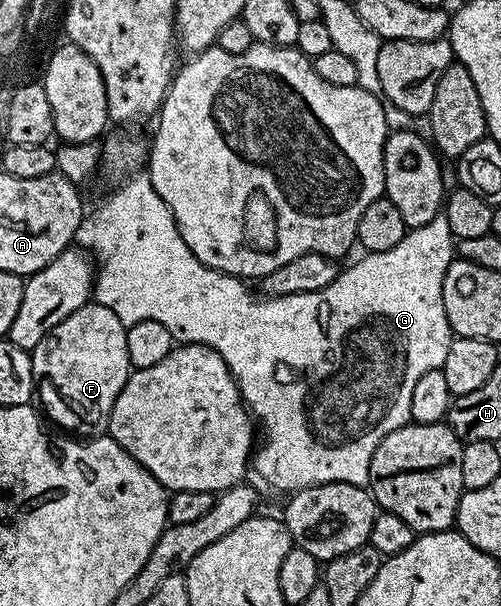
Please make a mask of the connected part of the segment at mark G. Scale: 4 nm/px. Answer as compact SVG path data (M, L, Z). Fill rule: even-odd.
M133 176L125 182L94 214L86 213L82 217L79 228L75 232L73 242L80 249L91 252L95 259L95 281L93 283L92 297L101 306L111 308L115 316L125 327L139 324L139 320L155 320L171 332L174 343L188 344L194 342L200 346L210 346L227 364L231 376L236 380L237 387L245 405L249 407L250 415L265 429L265 443L260 443L251 466L257 474L269 486L277 490L289 490L296 492L308 486L318 486L328 482L346 482L356 486L368 487L369 469L371 468L371 456L375 456L375 448L395 428L406 425L410 421L411 412L411 391L419 376L432 370L439 370L447 360L447 348L451 348L454 340L454 333L447 320L447 312L443 308L443 276L447 276L447 268L455 261L455 239L451 232L451 224L445 222L444 213L435 216L422 226L414 226L395 244L395 248L387 248L387 252L366 253L365 258L358 260L354 266L349 266L338 273L337 278L327 288L319 292L299 292L295 296L279 296L278 298L267 298L252 294L242 279L236 278L234 274L224 274L218 270L207 268L183 244L183 236L179 236L179 228L159 192L151 184L148 176Z

